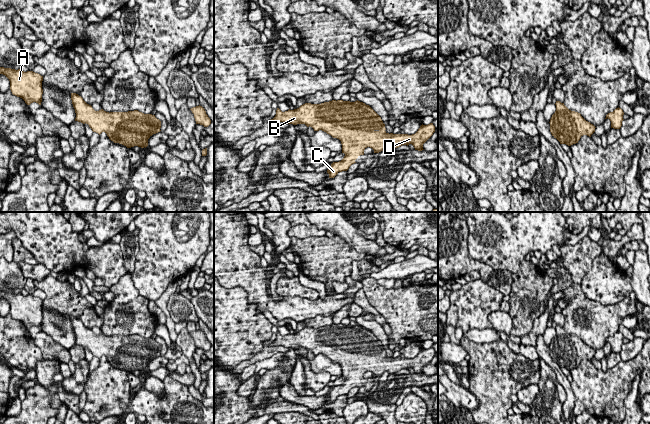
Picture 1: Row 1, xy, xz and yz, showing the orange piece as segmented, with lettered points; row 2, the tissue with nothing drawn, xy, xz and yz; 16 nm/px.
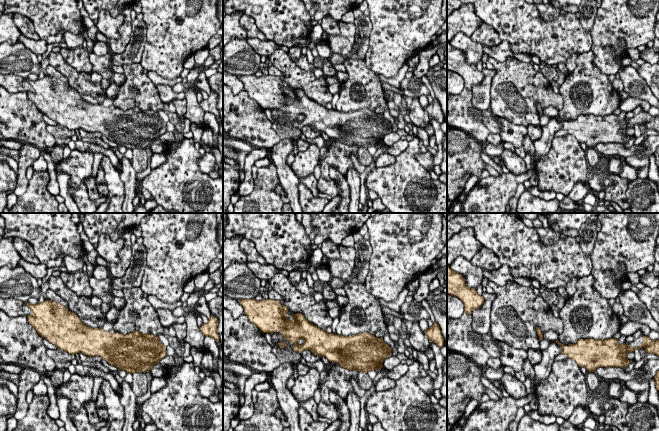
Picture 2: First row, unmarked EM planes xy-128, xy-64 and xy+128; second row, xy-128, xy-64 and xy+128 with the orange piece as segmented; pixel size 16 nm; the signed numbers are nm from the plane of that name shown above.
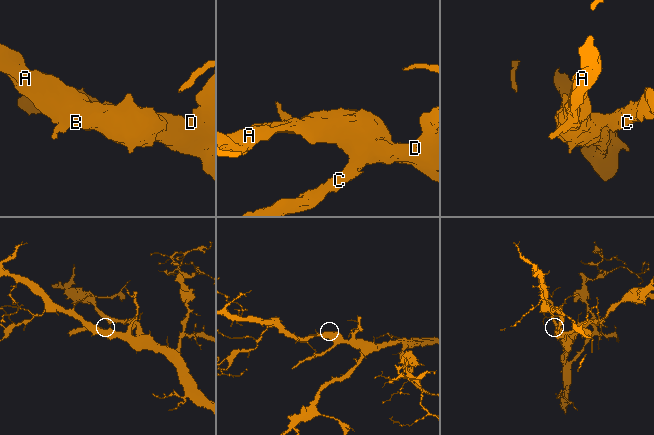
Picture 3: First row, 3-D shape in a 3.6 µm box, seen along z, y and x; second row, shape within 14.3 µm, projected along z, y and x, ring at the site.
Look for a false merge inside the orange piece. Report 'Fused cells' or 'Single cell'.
Single cell

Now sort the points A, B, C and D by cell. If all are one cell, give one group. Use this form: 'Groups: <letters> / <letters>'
Groups: A B C D

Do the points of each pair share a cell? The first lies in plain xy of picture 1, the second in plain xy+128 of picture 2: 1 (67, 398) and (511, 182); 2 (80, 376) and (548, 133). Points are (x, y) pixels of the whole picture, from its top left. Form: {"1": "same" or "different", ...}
{"1": "different", "2": "same"}

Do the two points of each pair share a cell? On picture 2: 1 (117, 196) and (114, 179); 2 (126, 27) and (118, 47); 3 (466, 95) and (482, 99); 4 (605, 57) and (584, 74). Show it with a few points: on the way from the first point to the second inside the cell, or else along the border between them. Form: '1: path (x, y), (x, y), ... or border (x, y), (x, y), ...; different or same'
1: path (116, 192), (114, 183); same
2: path (125, 32), (122, 42); same
3: border (470, 91), (472, 104), (478, 110); different
4: border (590, 50), (593, 54), (593, 63), (608, 75); different

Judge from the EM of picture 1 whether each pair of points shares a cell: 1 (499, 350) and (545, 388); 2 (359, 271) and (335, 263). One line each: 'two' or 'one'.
1: two
2: two

